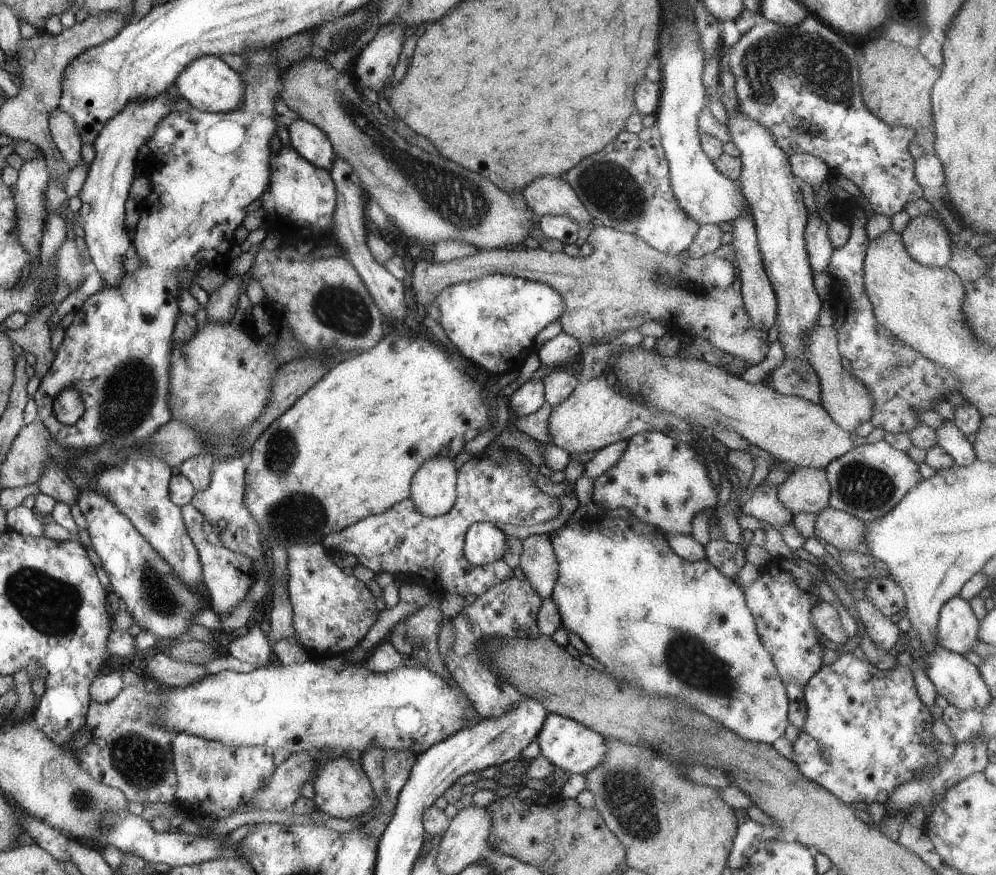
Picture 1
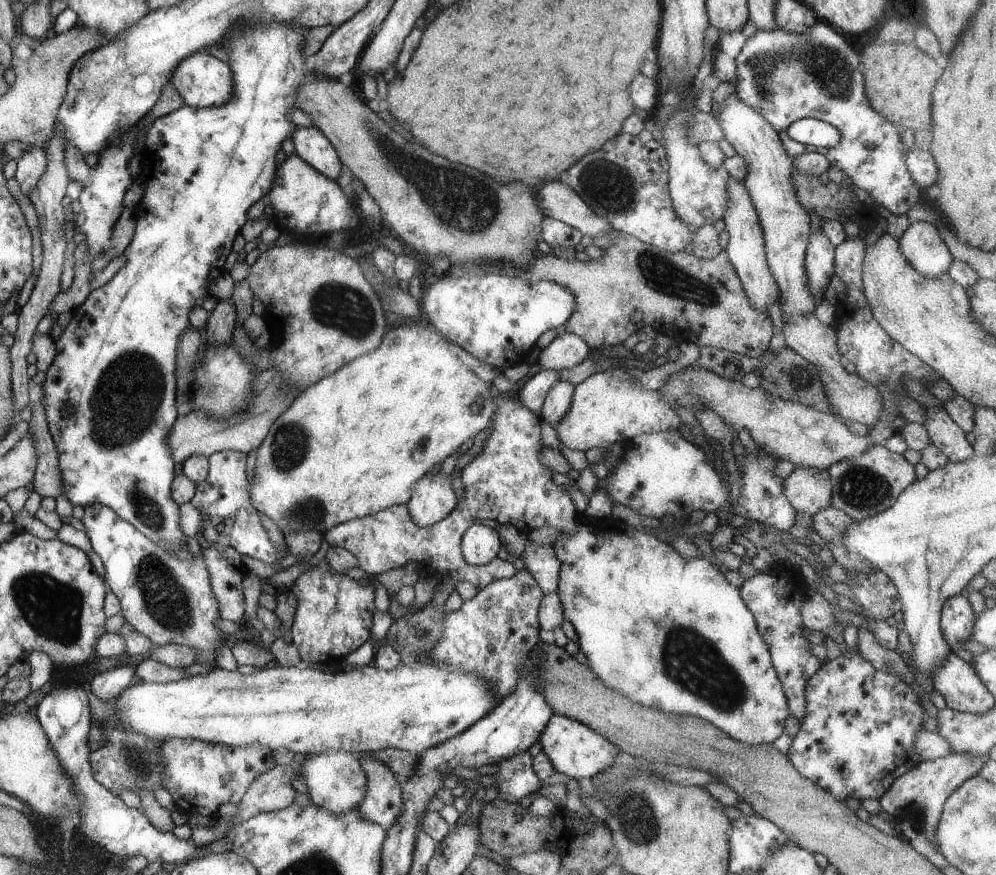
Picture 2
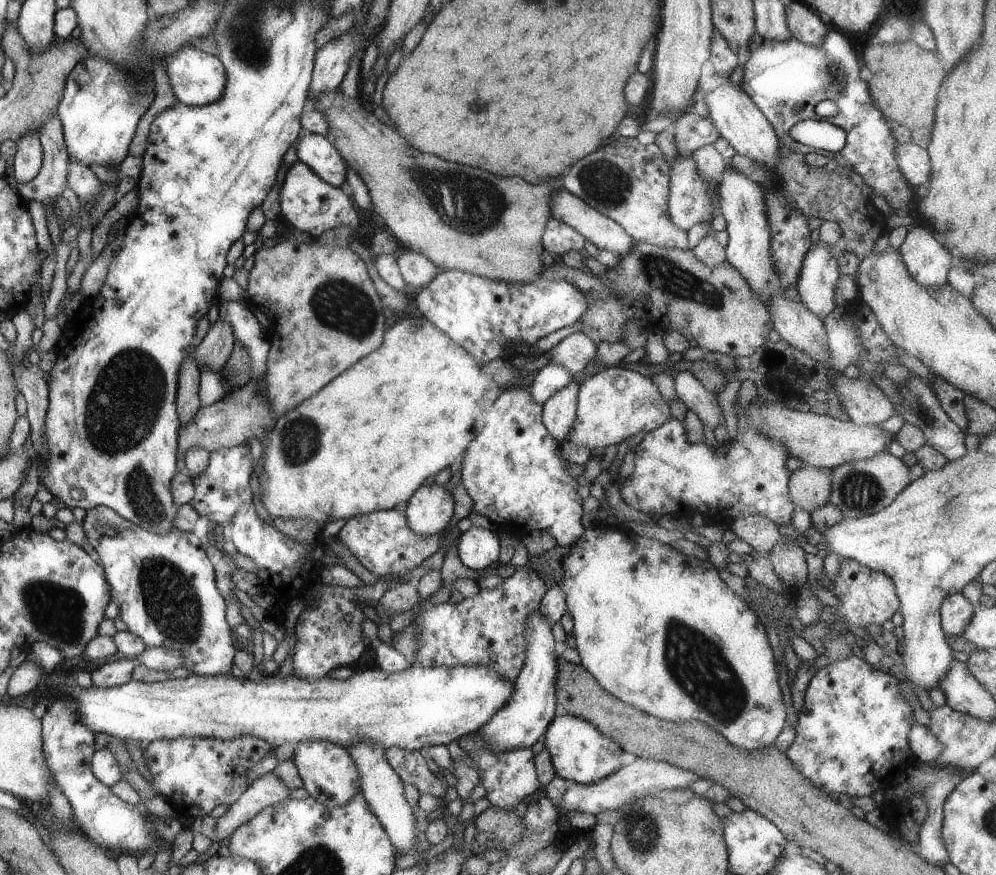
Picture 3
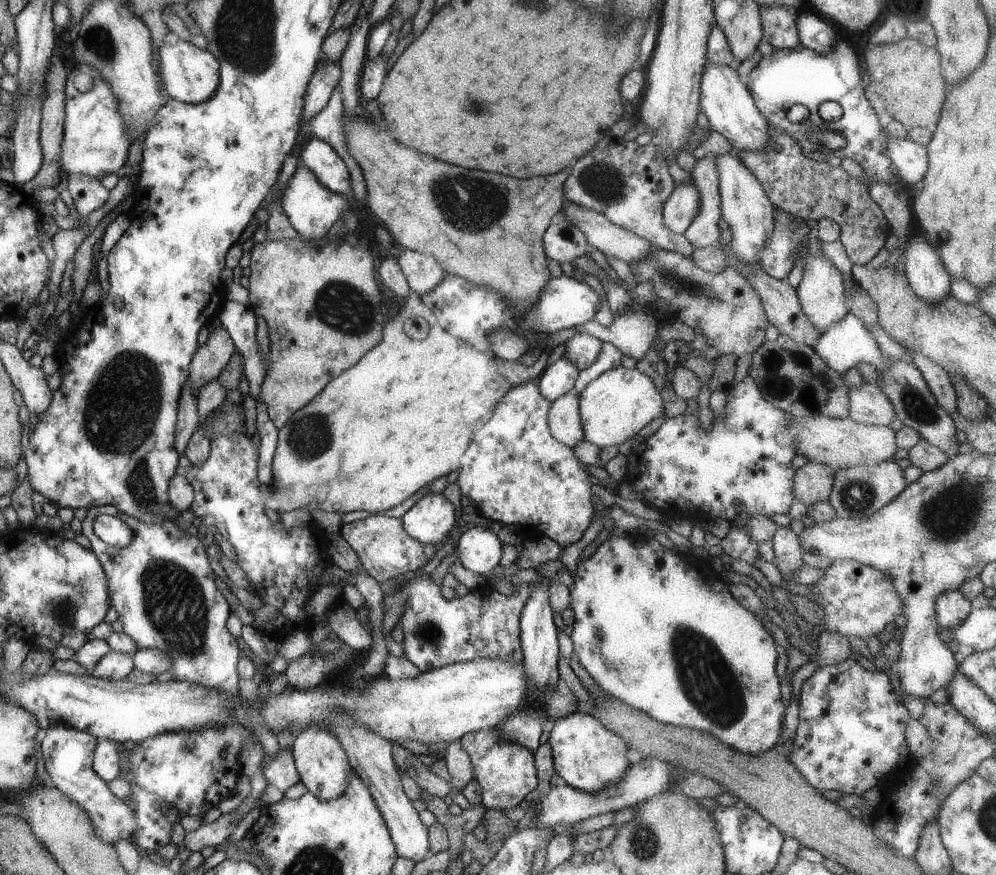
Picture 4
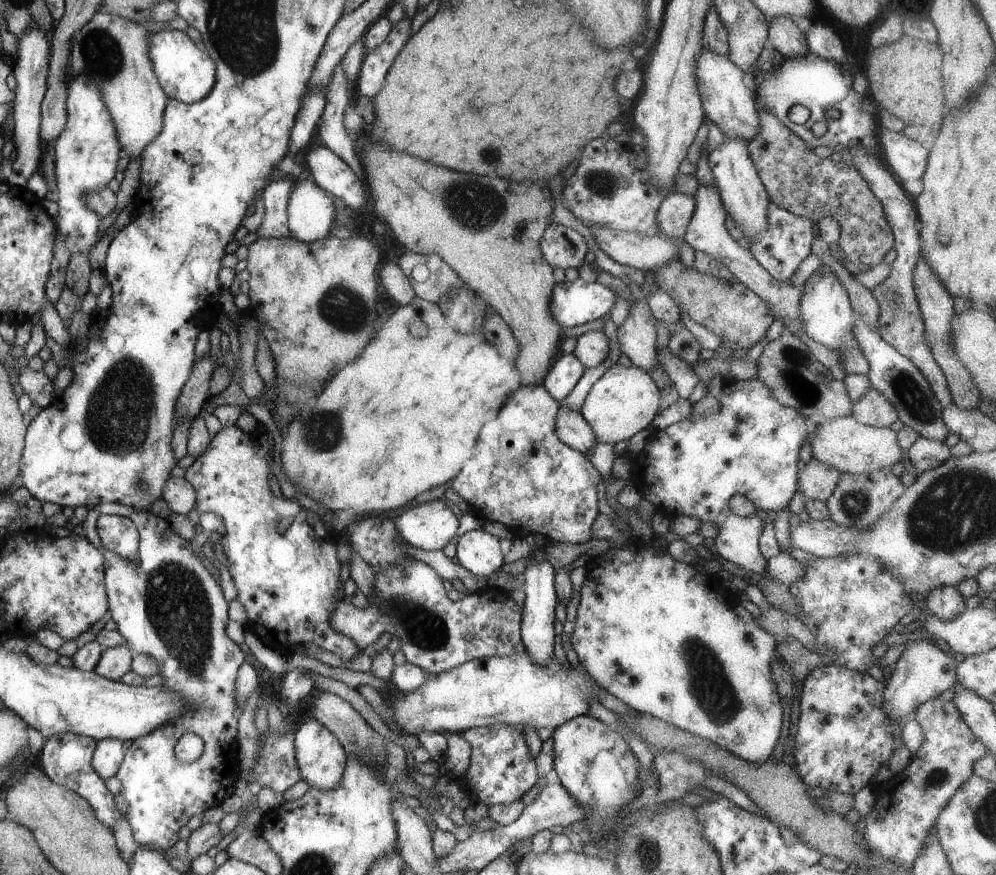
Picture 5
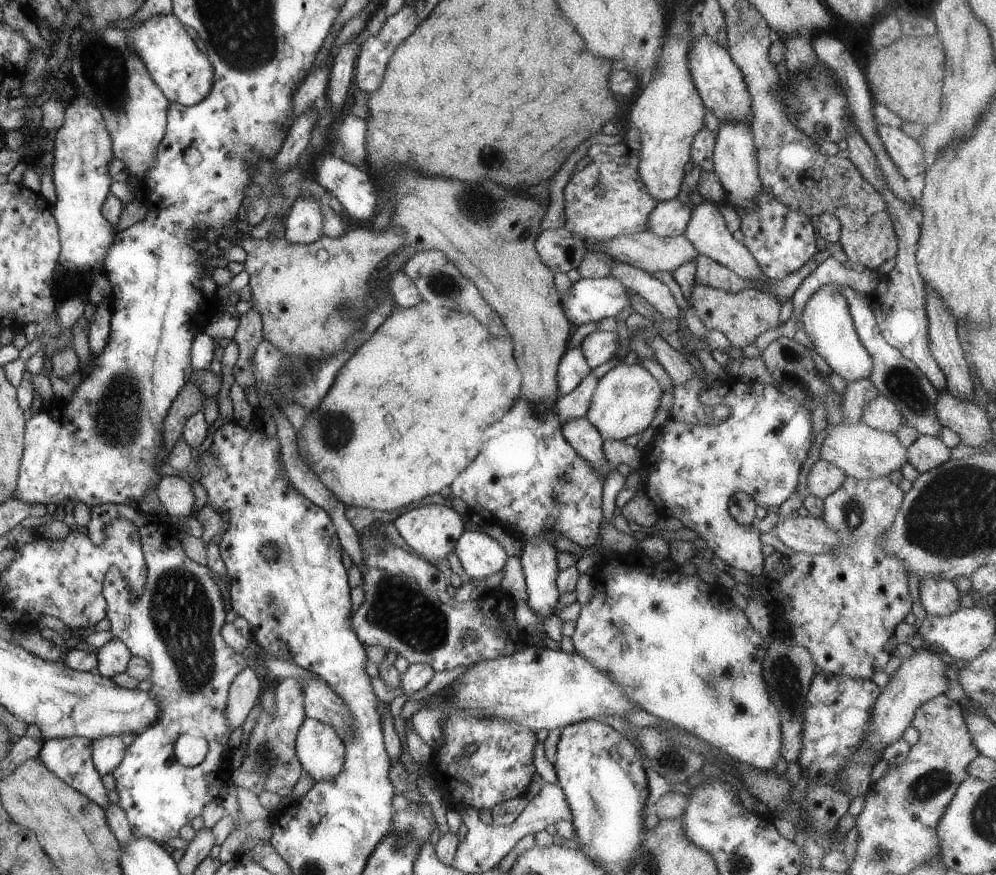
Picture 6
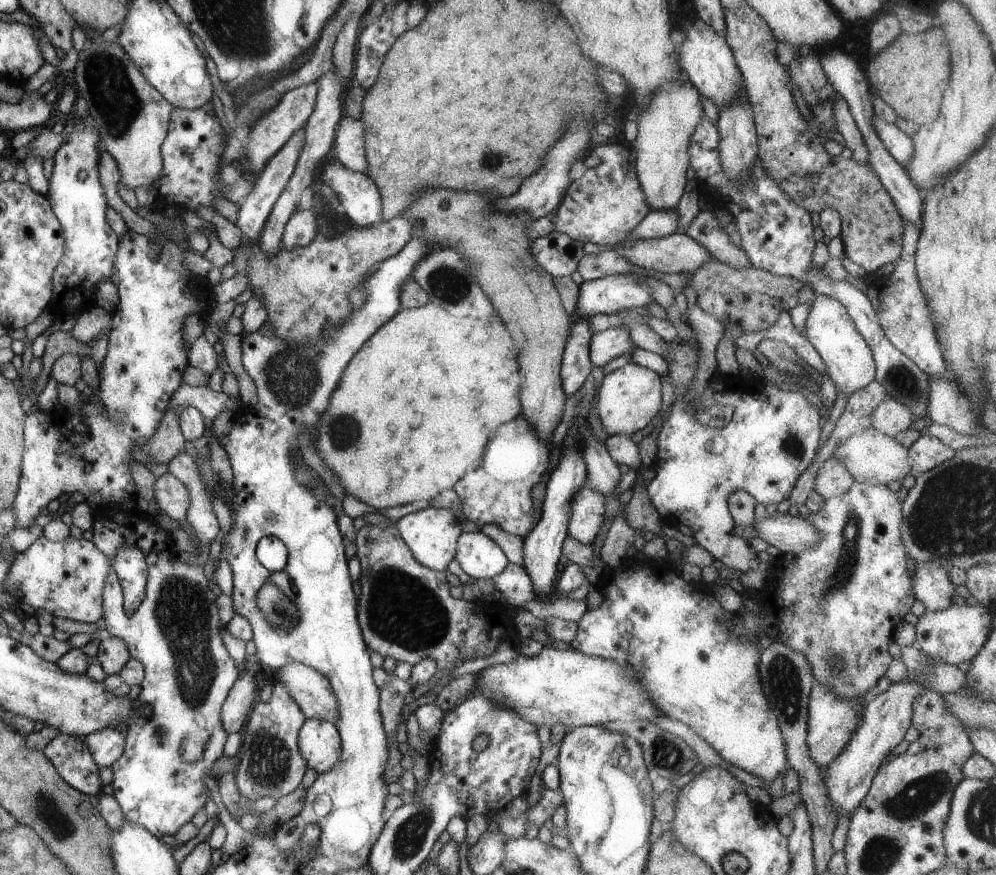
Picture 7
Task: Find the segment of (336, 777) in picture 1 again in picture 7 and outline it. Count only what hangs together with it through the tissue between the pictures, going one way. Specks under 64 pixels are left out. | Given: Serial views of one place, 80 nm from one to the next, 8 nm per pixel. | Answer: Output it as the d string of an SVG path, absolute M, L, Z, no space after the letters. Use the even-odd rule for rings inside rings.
M307 719L299 731L298 749L308 764L307 769L316 770L318 774L332 770L342 759L337 726L326 720Z

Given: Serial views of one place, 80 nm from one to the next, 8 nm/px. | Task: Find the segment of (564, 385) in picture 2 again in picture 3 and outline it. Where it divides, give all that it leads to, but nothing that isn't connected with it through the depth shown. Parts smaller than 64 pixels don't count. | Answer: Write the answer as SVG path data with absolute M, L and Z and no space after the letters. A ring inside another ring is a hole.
M570 382L542 405L543 424L560 445L568 442L568 434L574 430L579 390L578 383Z

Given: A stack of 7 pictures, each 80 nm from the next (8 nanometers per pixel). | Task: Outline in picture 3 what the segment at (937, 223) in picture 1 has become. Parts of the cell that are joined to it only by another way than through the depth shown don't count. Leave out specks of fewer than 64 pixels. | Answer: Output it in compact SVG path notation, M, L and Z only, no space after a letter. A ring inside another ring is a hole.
M911 226L899 254L911 278L921 286L940 287L954 267L953 257L926 226Z

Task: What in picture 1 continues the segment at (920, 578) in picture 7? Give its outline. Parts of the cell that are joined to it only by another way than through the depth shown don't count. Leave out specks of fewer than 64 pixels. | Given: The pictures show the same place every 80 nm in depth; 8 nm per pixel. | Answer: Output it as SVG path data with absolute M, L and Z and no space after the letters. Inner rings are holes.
M953 597L944 604L938 620L940 647L957 654L967 654L979 642L978 624L968 601Z

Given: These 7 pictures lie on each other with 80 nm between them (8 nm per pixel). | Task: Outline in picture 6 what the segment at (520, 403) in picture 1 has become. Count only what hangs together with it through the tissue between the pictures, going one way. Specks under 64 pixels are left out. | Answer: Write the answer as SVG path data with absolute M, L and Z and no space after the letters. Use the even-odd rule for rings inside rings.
M582 346L568 348L558 366L556 382L558 382L558 397L566 396L578 388L580 382L590 374L591 369L582 354Z

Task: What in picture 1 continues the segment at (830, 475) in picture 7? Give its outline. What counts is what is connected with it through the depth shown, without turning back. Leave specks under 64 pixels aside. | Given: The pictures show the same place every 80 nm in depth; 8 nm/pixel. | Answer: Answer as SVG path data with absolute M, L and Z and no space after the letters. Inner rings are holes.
M793 467L792 474L779 486L778 498L794 514L818 515L829 507L832 492L823 469Z

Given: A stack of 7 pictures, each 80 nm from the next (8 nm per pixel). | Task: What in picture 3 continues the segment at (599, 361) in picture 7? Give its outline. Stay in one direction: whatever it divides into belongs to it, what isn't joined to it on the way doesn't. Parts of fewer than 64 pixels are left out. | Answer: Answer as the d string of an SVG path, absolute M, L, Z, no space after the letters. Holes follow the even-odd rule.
M583 333L570 334L548 352L549 364L564 366L573 376L596 361L596 342Z

